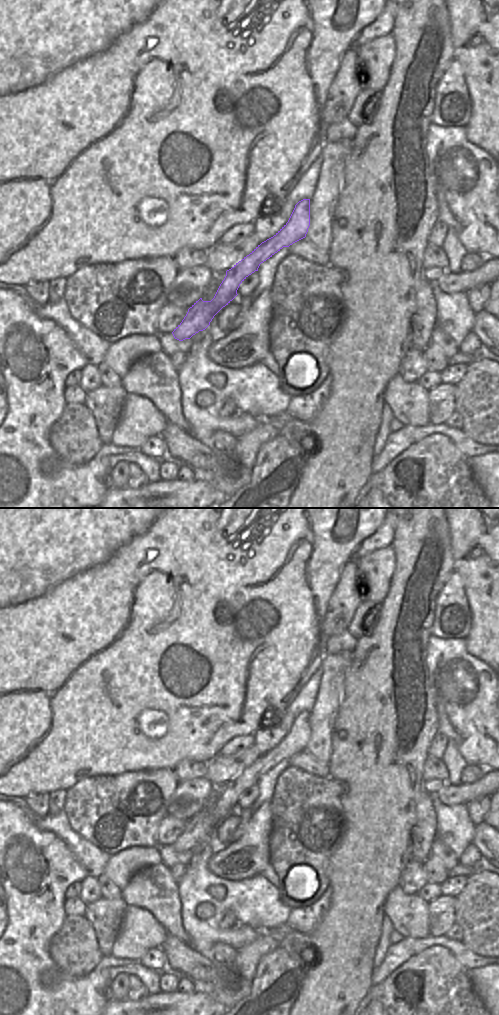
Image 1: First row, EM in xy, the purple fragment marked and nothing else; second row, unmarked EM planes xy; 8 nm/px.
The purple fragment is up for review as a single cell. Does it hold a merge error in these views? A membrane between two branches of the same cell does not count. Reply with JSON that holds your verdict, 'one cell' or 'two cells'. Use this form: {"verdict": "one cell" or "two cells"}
{"verdict": "one cell"}

